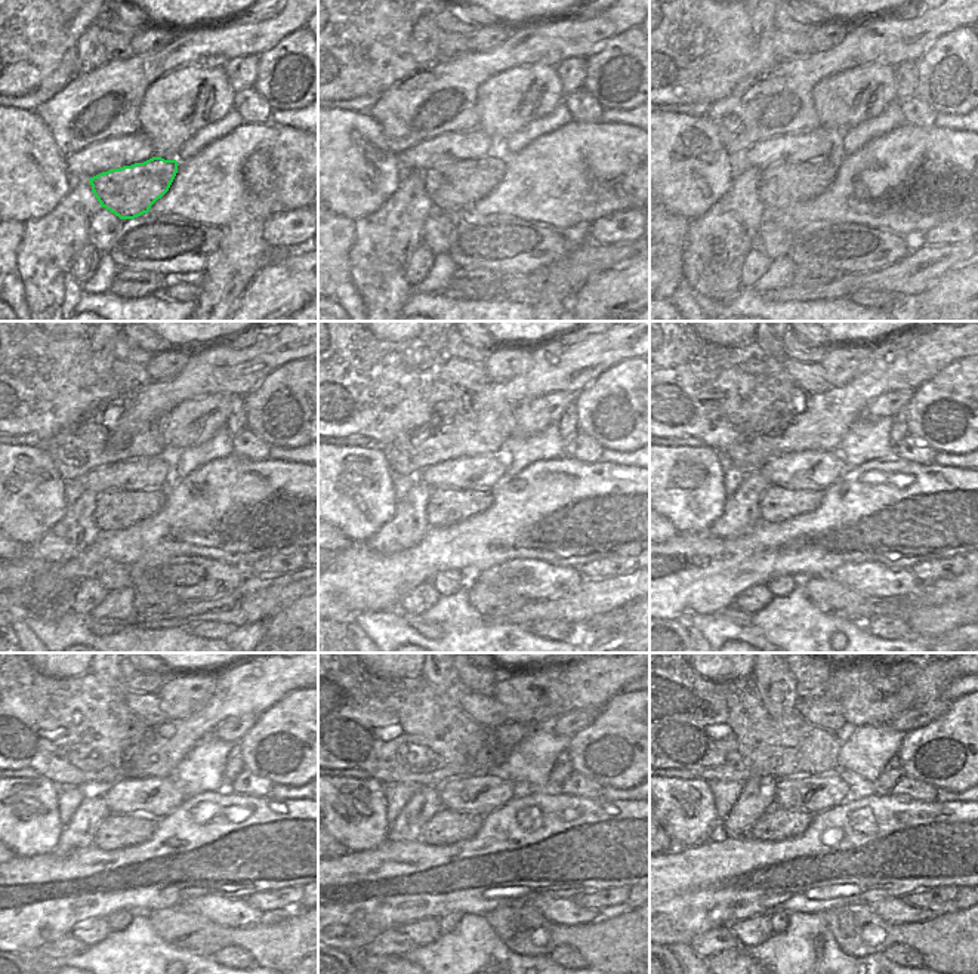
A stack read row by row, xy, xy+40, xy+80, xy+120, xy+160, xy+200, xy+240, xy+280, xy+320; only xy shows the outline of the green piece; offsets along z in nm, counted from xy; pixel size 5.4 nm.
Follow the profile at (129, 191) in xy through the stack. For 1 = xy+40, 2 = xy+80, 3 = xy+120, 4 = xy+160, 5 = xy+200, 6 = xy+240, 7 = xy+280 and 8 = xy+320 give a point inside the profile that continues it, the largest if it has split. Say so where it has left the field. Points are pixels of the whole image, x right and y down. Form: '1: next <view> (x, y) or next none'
1: next xy+40 (453, 188)
2: next xy+80 (778, 187)
3: next xy+120 (114, 509)
4: next xy+160 (447, 506)
5: next xy+200 (777, 505)
6: next xy+240 (119, 831)
7: next xy+280 (447, 826)
8: next xy+320 (778, 823)

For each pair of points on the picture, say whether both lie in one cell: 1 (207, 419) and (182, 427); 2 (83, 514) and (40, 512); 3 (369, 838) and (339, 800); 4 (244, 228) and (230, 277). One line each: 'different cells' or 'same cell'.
1: same cell
2: different cells
3: same cell
4: same cell

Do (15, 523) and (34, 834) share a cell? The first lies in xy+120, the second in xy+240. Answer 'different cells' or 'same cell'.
same cell

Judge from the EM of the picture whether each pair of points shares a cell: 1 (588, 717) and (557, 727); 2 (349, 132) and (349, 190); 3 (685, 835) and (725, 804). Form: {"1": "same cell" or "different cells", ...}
{"1": "same cell", "2": "same cell", "3": "different cells"}

